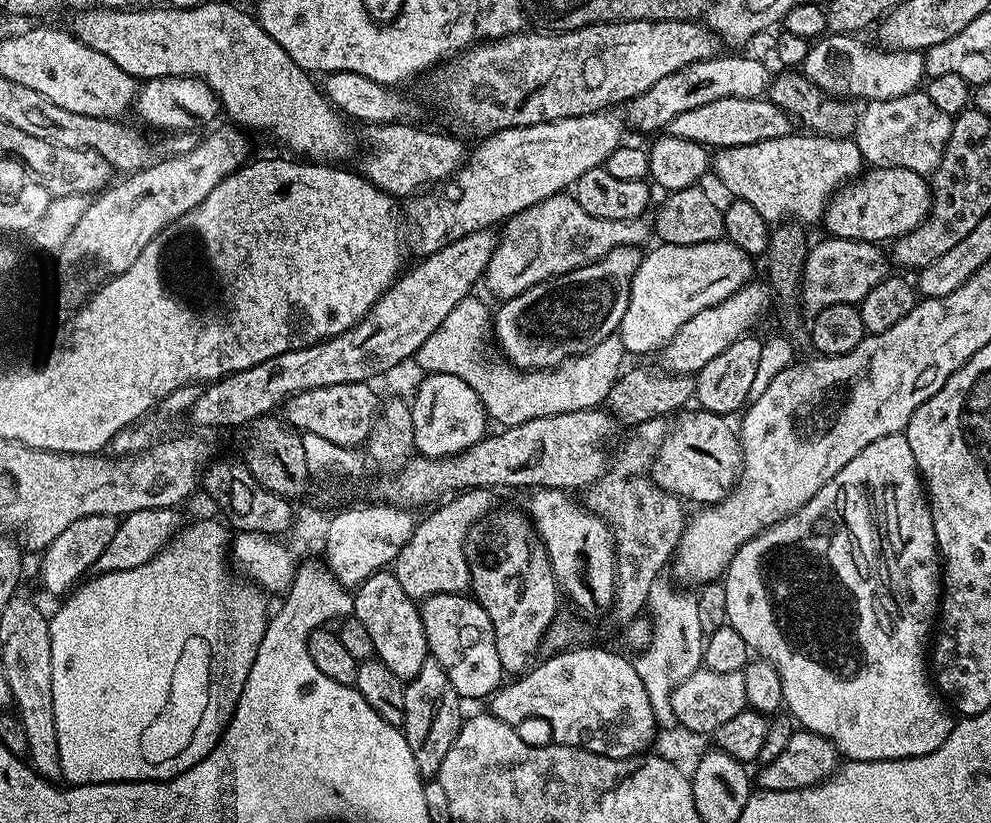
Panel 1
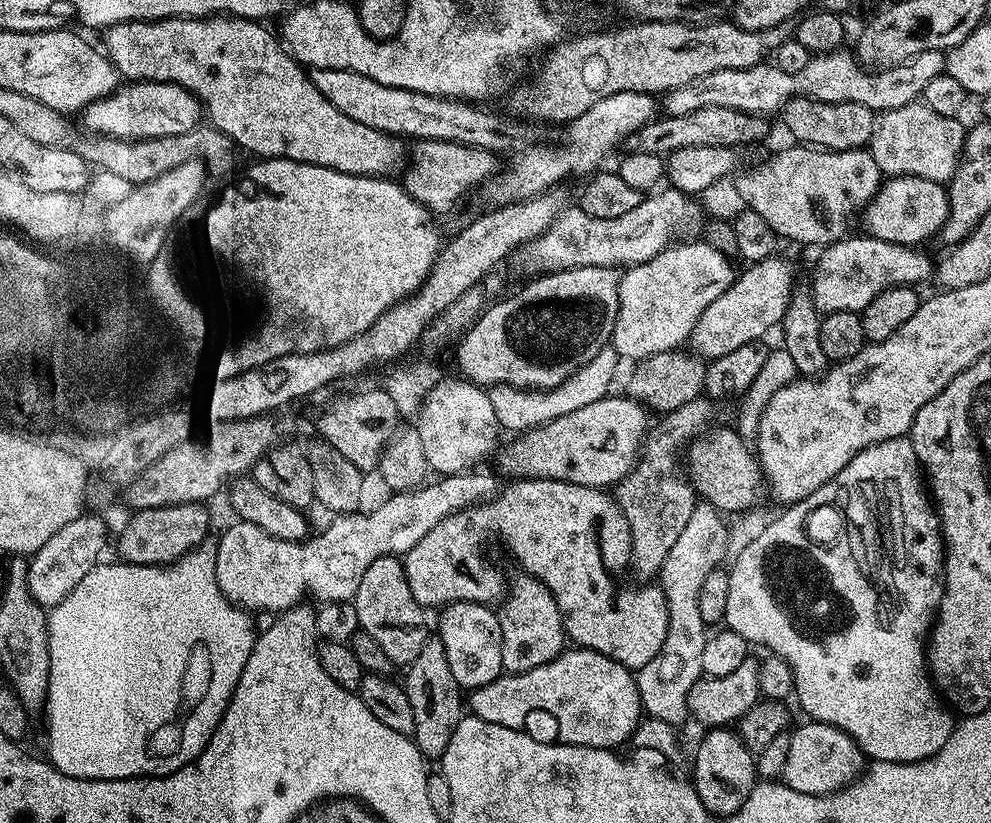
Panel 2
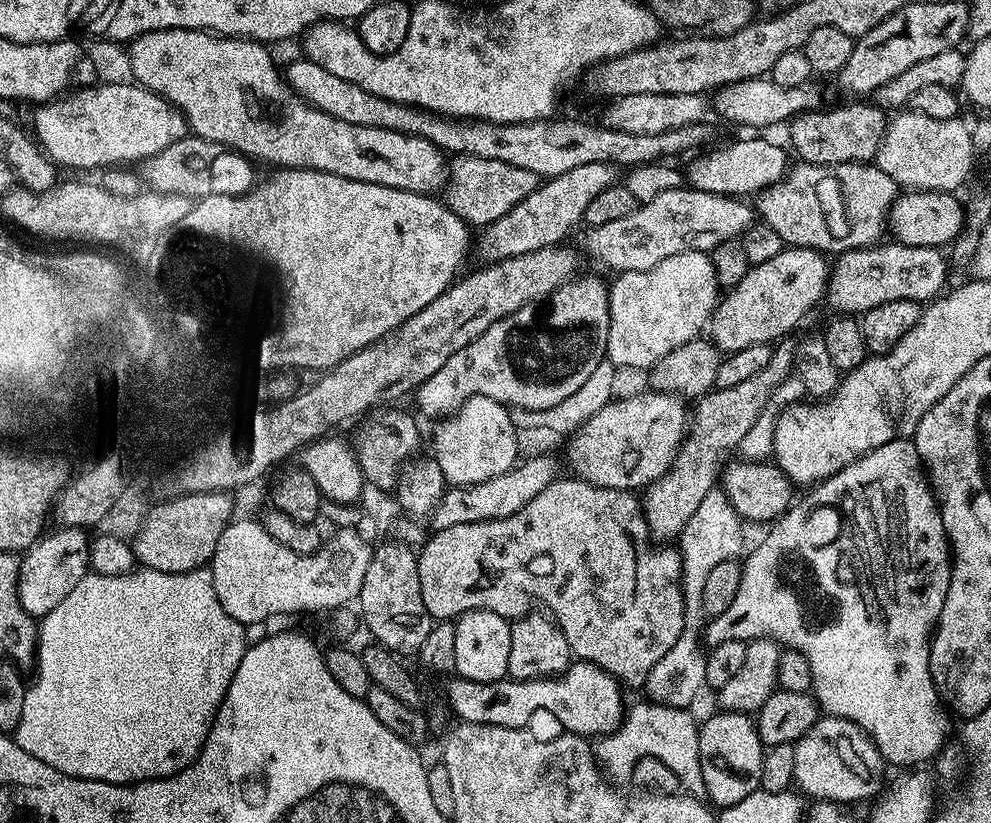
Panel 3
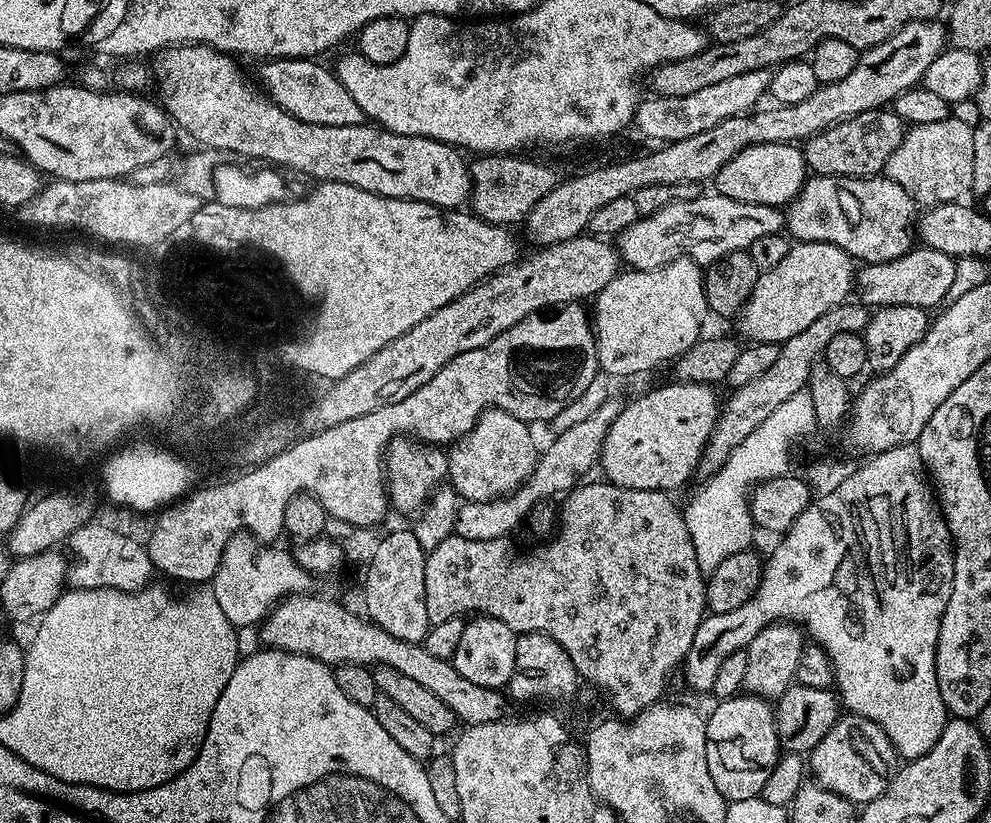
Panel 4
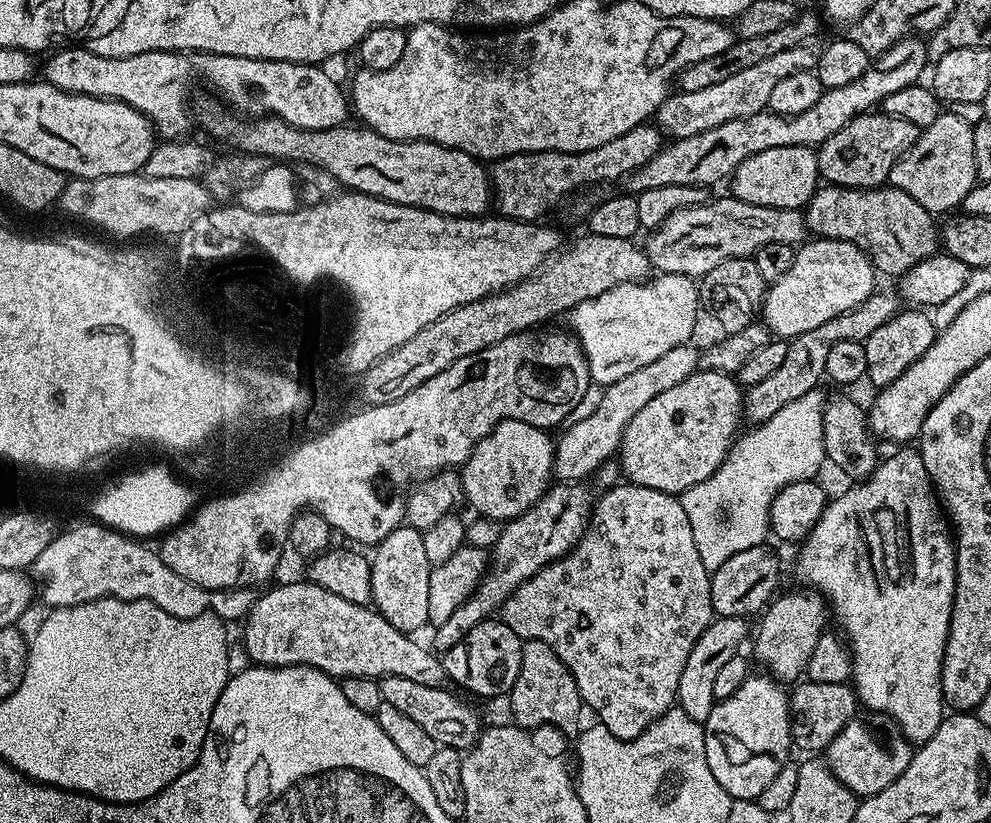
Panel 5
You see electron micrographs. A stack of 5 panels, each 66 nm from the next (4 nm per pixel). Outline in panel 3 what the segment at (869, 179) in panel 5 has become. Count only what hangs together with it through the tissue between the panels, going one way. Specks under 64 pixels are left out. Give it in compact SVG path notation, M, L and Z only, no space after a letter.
M848 102L841 108L832 108L829 112L825 110L813 110L801 112L792 117L787 125L788 136L792 139L791 151L797 152L799 159L805 164L854 164L857 162L875 161L880 144L884 140L884 132L888 128L889 117L885 109L872 102Z

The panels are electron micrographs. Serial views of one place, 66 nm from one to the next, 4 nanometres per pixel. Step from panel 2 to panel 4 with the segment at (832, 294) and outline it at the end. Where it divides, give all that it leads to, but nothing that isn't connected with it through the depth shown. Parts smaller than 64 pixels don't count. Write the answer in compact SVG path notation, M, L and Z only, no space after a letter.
M913 246L902 258L894 258L881 264L864 264L857 271L854 281L854 292L859 303L865 306L918 306L925 310L939 309L943 298L949 293L950 285L955 276L956 260L950 254L942 254L942 250L934 250L923 246Z

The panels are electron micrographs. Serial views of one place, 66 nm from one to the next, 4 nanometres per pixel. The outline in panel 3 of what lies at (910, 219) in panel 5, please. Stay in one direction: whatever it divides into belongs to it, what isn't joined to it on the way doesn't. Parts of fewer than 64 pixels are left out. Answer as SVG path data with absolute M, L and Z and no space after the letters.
M796 162L779 182L759 193L754 208L763 223L778 230L778 238L782 238L785 245L812 248L815 252L825 254L839 254L855 248L870 248L885 239L890 228L888 213L891 212L897 195L898 186L894 178L890 178L890 174L882 174L882 170L874 162L834 165Z

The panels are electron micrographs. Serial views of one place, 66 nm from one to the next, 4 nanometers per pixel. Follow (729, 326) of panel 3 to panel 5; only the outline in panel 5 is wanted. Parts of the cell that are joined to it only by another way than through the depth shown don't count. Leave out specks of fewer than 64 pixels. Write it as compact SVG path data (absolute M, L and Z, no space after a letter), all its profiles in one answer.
M809 239L796 248L790 270L767 285L762 323L776 338L806 334L806 330L814 330L822 322L830 322L830 318L838 318L838 314L846 314L846 310L854 310L866 302L877 291L876 279L878 273L872 261L858 246L845 240Z

